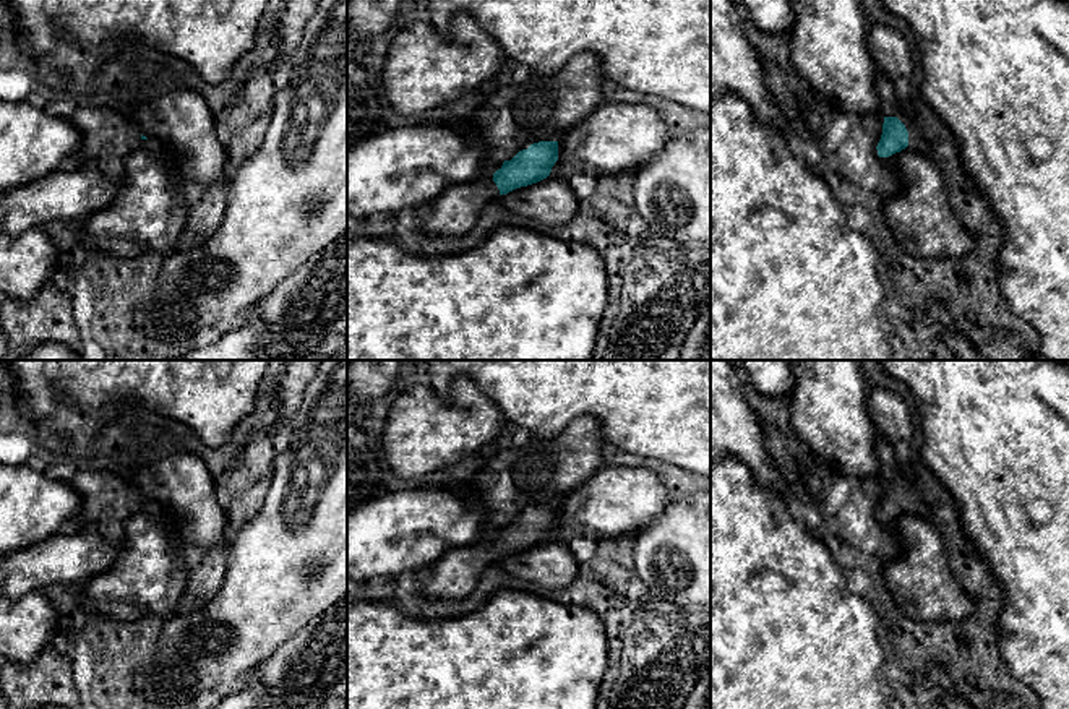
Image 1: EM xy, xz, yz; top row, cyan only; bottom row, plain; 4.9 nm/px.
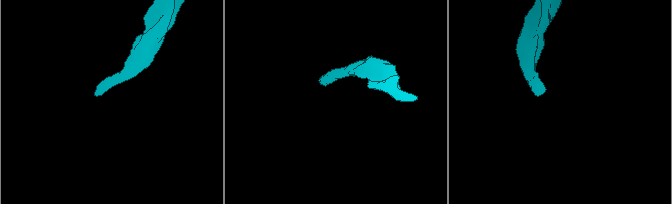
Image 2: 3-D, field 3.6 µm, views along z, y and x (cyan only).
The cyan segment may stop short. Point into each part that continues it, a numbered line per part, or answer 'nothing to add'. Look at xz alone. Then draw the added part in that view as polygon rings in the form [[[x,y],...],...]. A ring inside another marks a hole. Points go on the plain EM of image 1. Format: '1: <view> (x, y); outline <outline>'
1: xz (456, 575); outline [[[488,537],[449,548],[433,565],[431,578],[419,592],[428,600],[466,599],[474,594],[482,573],[498,561],[500,553]]]

